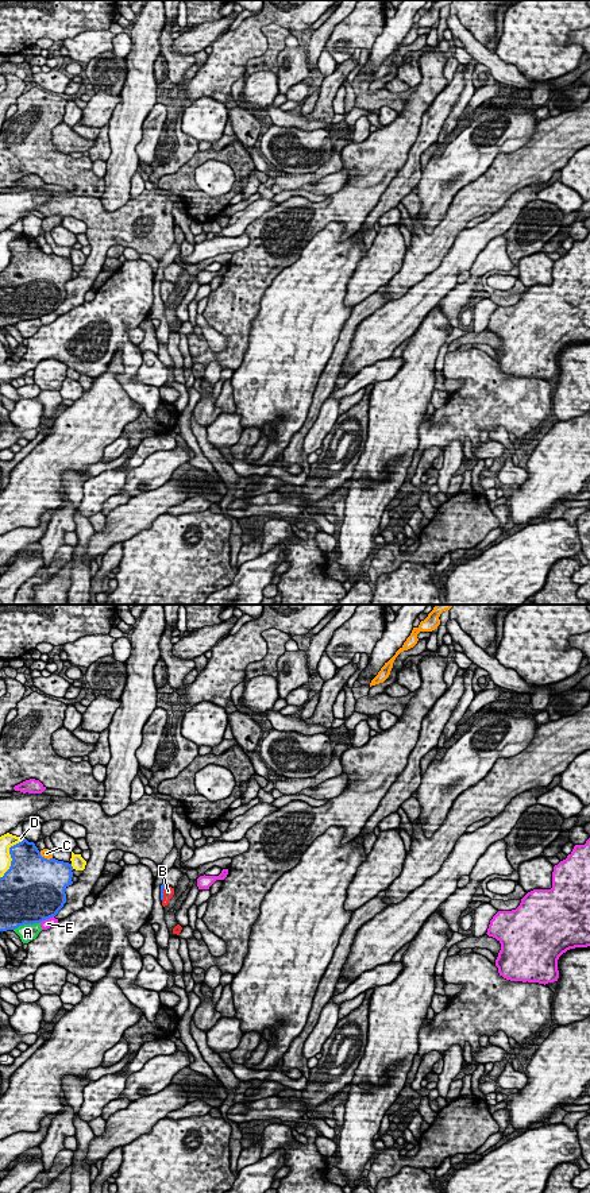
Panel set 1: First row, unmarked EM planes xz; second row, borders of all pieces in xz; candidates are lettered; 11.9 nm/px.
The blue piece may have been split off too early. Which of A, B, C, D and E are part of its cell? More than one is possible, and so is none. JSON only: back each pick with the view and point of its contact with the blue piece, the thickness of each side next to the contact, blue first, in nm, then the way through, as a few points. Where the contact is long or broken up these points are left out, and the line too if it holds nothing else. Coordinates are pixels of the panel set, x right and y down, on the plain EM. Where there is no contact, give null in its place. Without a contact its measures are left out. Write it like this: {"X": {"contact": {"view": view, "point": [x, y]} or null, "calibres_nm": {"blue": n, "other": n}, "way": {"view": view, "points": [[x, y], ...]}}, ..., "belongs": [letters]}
{"B": {"contact": {"view": "xz", "point": [162, 289]}, "calibres_nm": {"blue": 50, "other": 130}, "way": {"view": "xz", "points": [[164, 280], [162, 289], [168, 286]]}}, "belongs": ["B"]}

